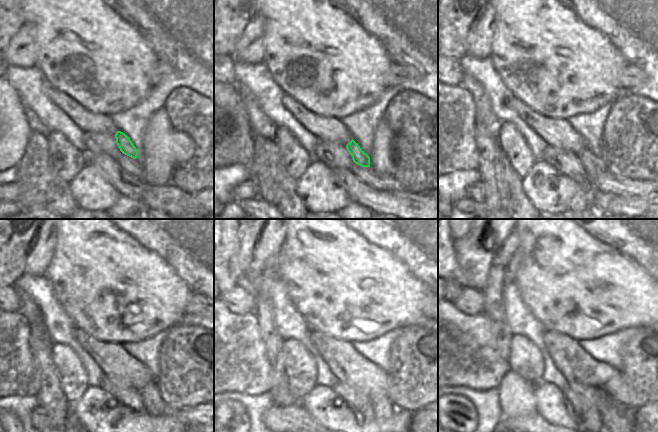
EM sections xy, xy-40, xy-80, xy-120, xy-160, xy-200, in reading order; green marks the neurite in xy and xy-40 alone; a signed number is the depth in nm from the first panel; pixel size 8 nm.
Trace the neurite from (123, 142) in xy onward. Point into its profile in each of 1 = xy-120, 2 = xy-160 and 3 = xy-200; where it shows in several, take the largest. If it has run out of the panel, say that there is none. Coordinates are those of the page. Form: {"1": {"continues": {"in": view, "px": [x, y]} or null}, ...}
{"1": {"continues": {"in": "xy-120", "px": [154, 405]}}, "2": {"continues": {"in": "xy-160", "px": [397, 422]}}, "3": {"continues": {"in": "xy-200", "px": [618, 422]}}}

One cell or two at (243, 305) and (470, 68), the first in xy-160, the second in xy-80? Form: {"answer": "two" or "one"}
{"answer": "two"}

